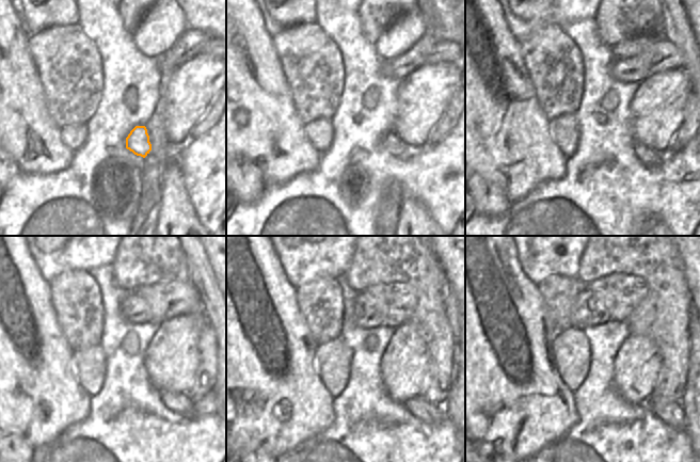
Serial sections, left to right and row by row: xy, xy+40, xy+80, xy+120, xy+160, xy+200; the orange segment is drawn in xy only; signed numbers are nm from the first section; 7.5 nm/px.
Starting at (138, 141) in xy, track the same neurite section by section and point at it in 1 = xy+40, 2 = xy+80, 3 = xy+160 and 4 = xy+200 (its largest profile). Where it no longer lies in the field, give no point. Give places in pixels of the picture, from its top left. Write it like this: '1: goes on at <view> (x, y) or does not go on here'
1: goes on at xy+40 (390, 142)
2: goes on at xy+80 (650, 158)
3: goes on at xy+160 (429, 412)
4: goes on at xy+200 (672, 414)

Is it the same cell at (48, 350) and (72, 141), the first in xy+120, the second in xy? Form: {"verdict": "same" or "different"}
{"verdict": "different"}

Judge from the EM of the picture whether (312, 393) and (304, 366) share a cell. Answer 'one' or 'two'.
one

